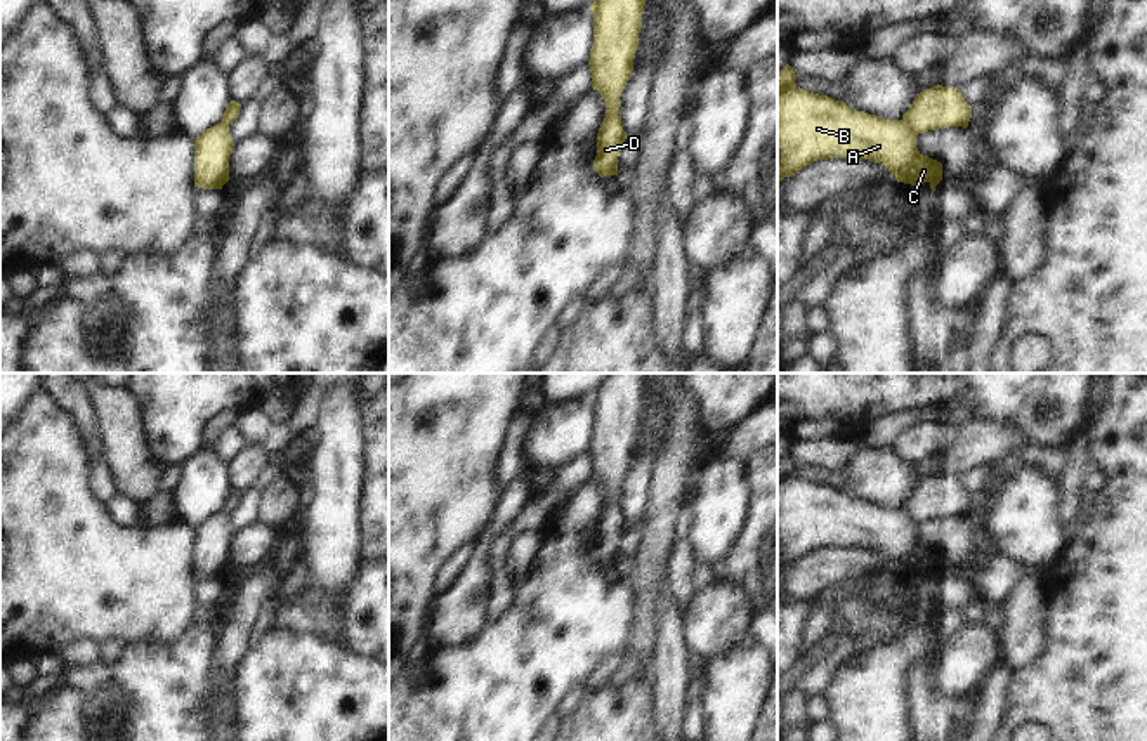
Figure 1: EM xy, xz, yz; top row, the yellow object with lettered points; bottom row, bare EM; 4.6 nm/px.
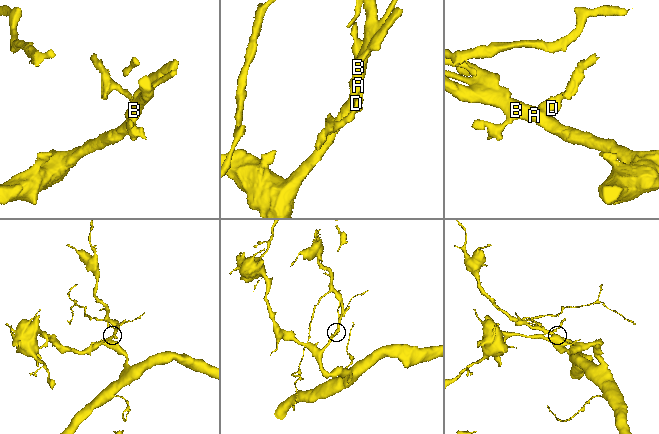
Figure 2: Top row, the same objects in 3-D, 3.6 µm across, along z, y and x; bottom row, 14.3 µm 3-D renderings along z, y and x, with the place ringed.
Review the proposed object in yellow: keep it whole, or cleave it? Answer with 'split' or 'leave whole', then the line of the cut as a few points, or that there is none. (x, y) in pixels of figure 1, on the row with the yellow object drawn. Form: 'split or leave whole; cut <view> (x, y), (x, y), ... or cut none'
split; cut yz (901, 120), (917, 134)

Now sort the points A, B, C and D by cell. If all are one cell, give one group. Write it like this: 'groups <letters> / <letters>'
groups A B C / D

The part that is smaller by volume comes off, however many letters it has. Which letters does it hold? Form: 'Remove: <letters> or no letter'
Remove: D

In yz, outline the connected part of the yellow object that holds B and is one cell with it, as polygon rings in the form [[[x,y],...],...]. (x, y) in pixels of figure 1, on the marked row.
[[[790,64],[777,75],[777,182],[817,160],[845,158],[882,163],[897,182],[928,182],[935,191],[942,163],[918,151],[916,134],[906,121],[855,111],[843,101],[796,87],[795,80]]]

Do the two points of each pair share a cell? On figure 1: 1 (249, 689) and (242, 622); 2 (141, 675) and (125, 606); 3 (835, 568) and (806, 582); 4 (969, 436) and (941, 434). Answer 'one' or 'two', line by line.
1: two
2: two
3: one
4: two

